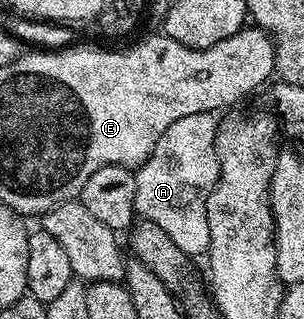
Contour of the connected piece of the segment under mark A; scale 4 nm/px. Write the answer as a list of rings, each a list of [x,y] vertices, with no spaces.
[[[210,112],[176,119],[155,143],[146,163],[135,171],[135,208],[141,219],[162,228],[188,257],[205,255],[210,228],[206,221],[209,196],[220,178],[216,154],[217,117]]]

